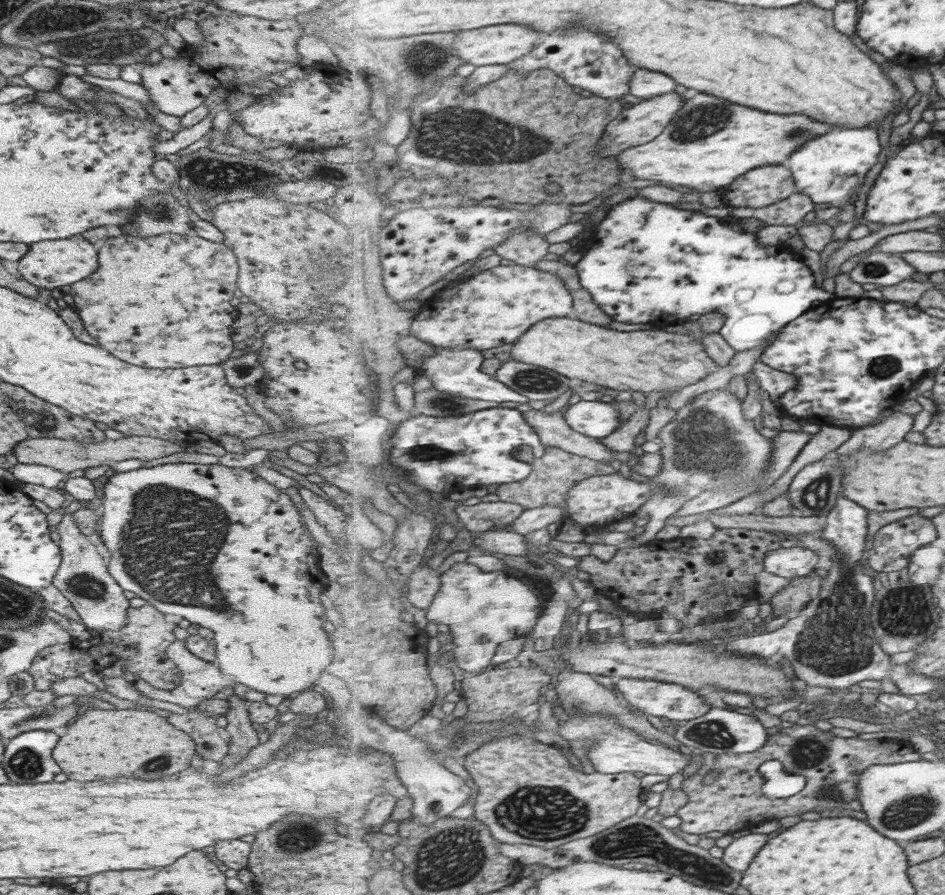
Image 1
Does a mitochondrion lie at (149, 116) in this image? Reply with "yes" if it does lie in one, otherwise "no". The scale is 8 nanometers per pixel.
no

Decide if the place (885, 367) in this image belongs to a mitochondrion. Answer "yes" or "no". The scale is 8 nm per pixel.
yes

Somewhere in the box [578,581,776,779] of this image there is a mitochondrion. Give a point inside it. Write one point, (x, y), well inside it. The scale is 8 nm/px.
(713, 733)

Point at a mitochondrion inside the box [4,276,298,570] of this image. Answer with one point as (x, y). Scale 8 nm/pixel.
(44, 423)

